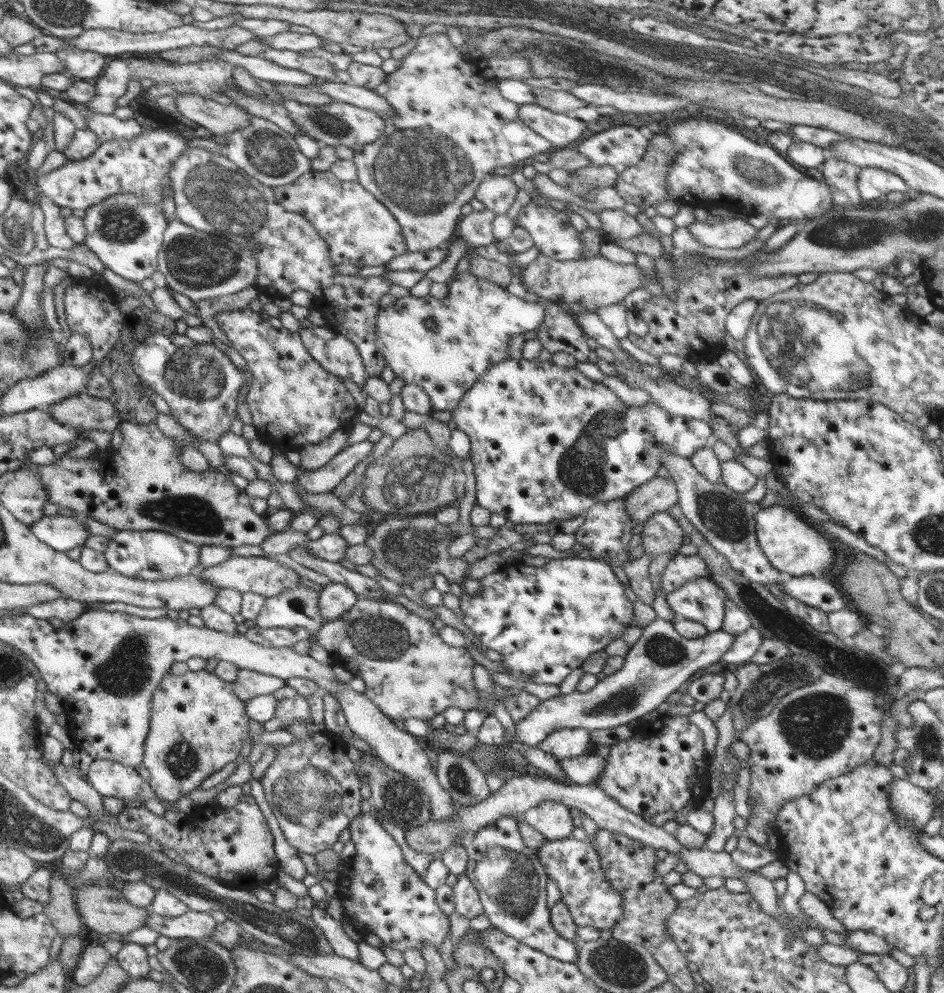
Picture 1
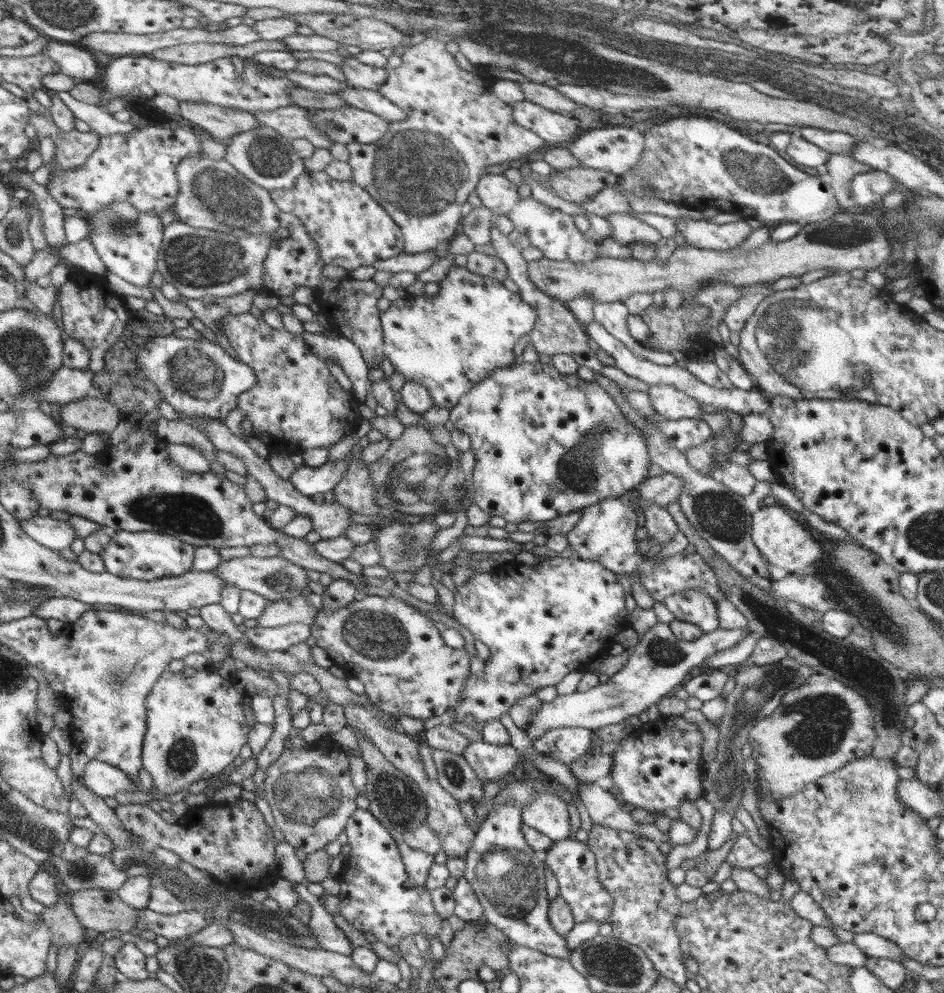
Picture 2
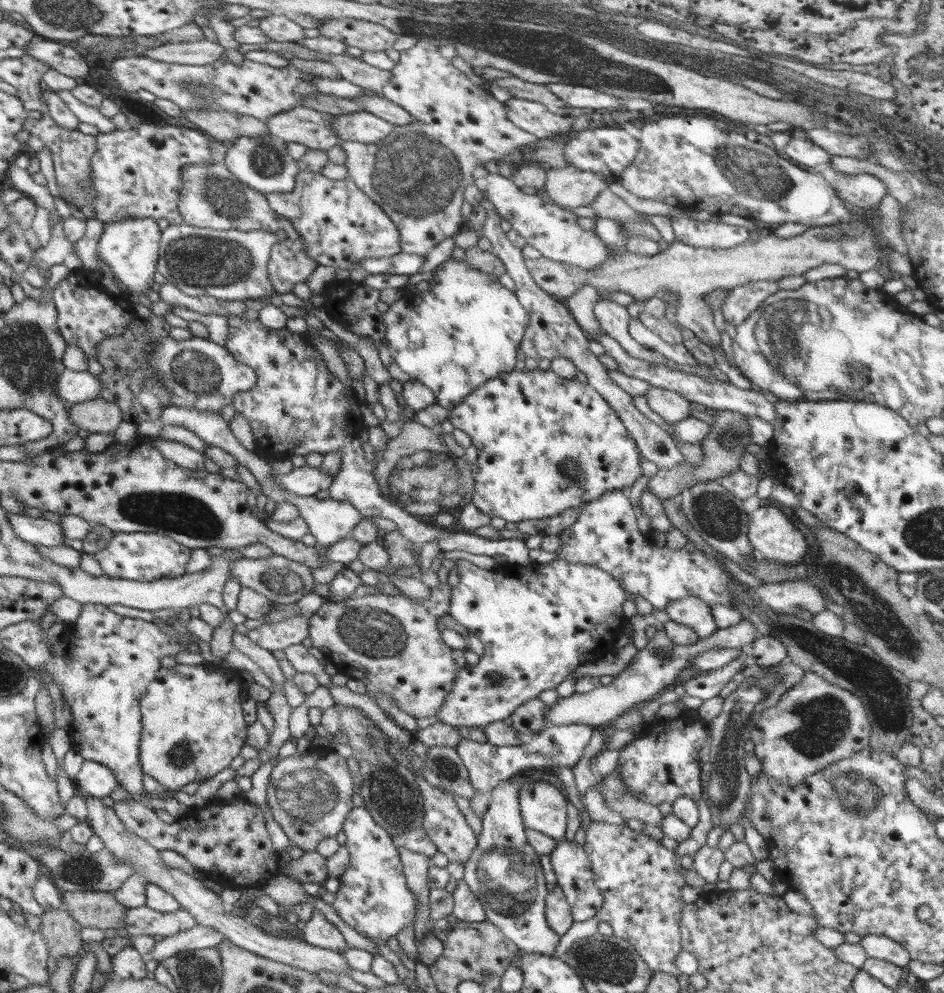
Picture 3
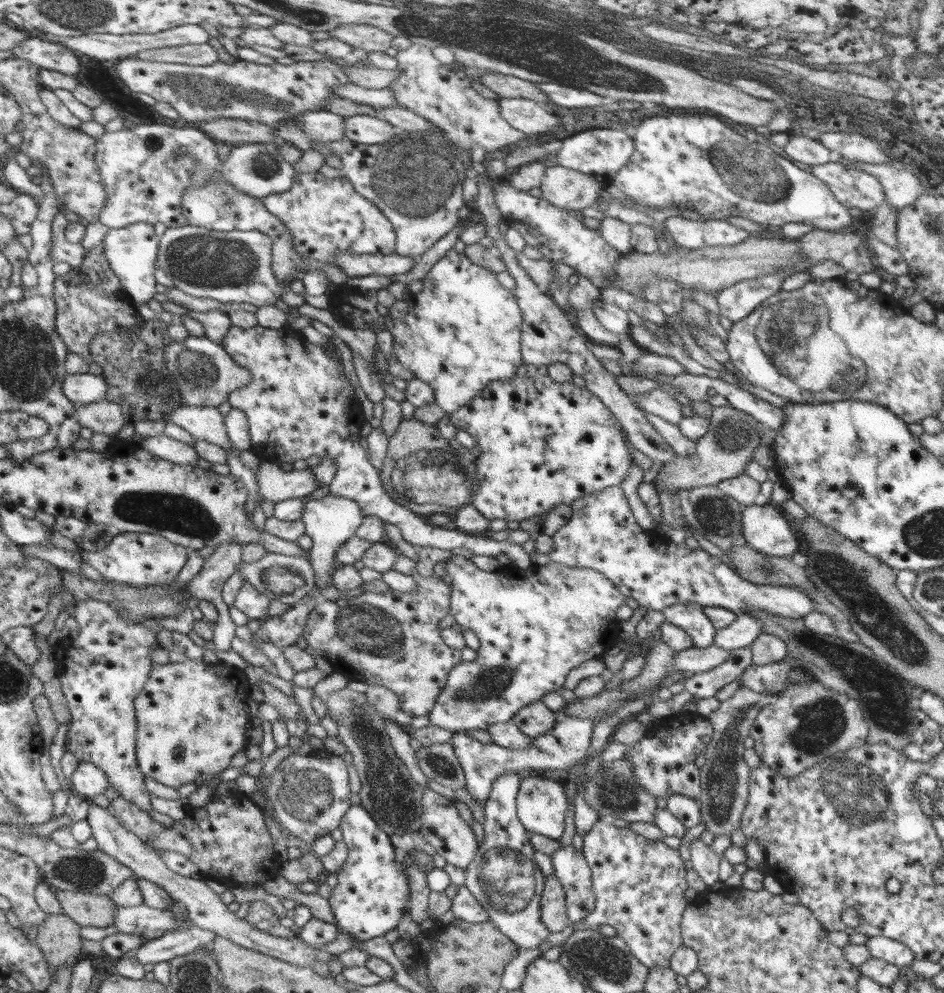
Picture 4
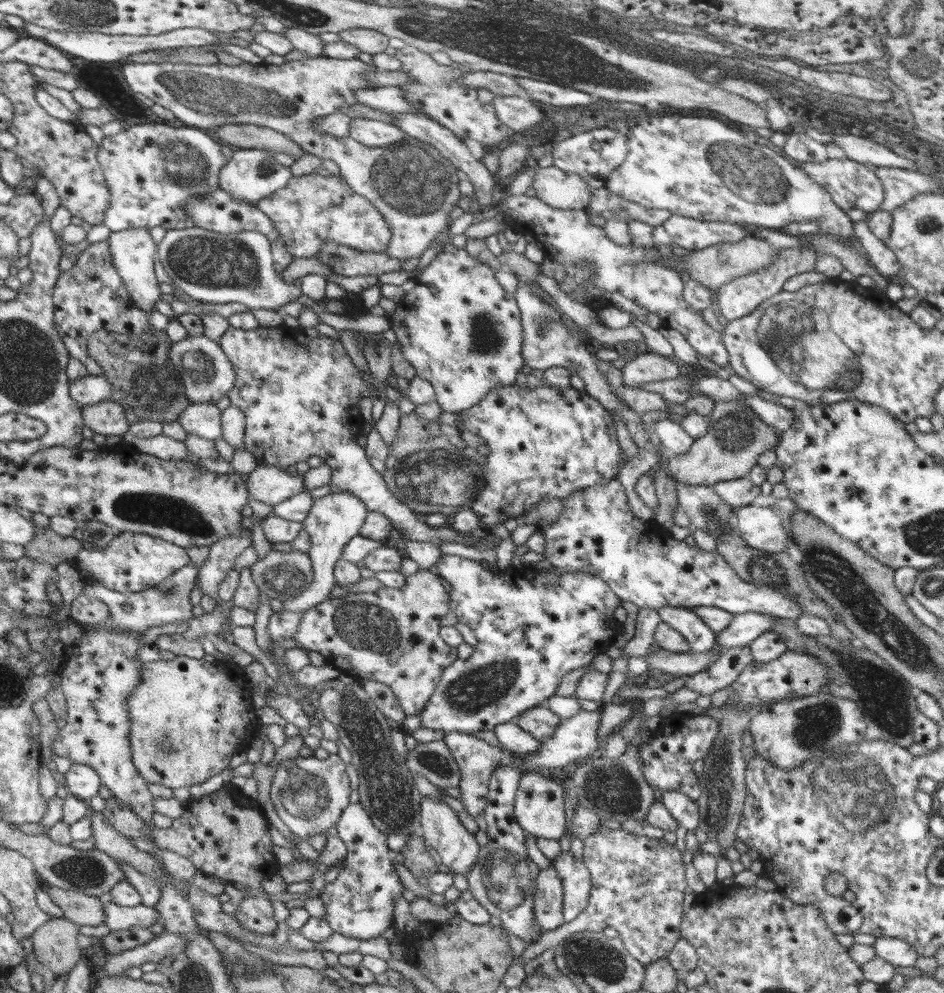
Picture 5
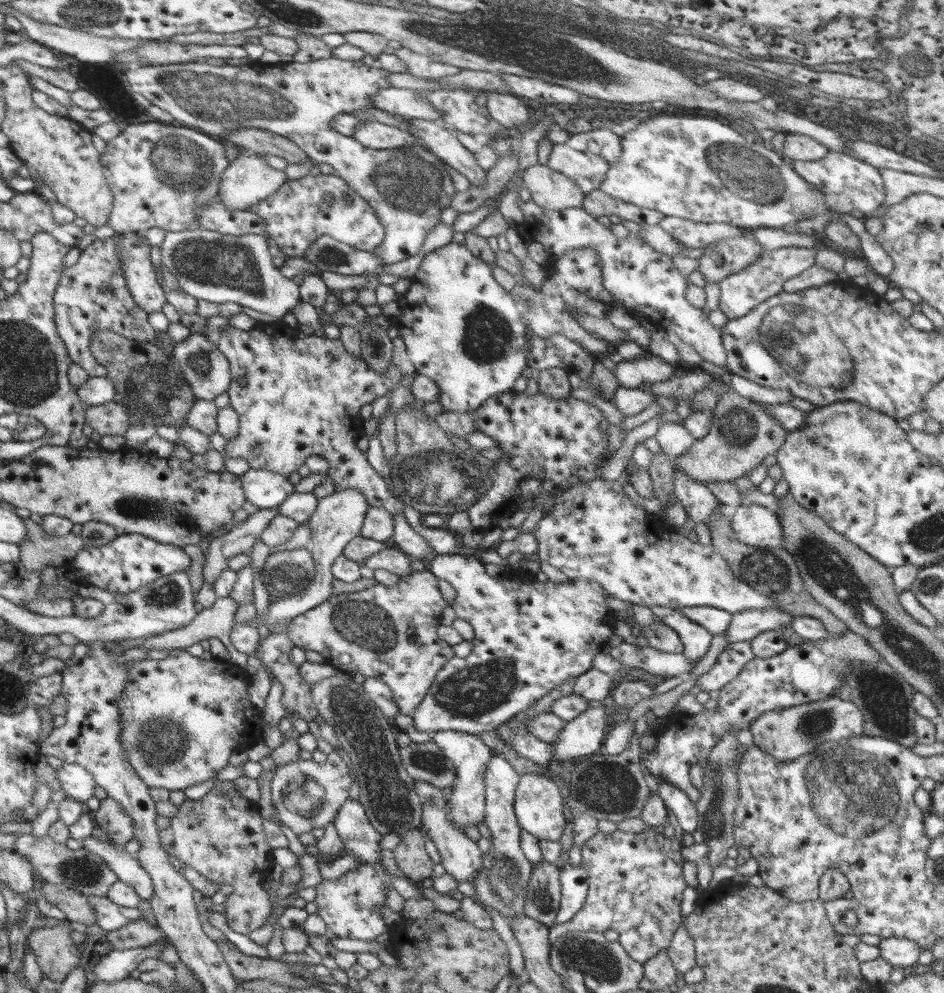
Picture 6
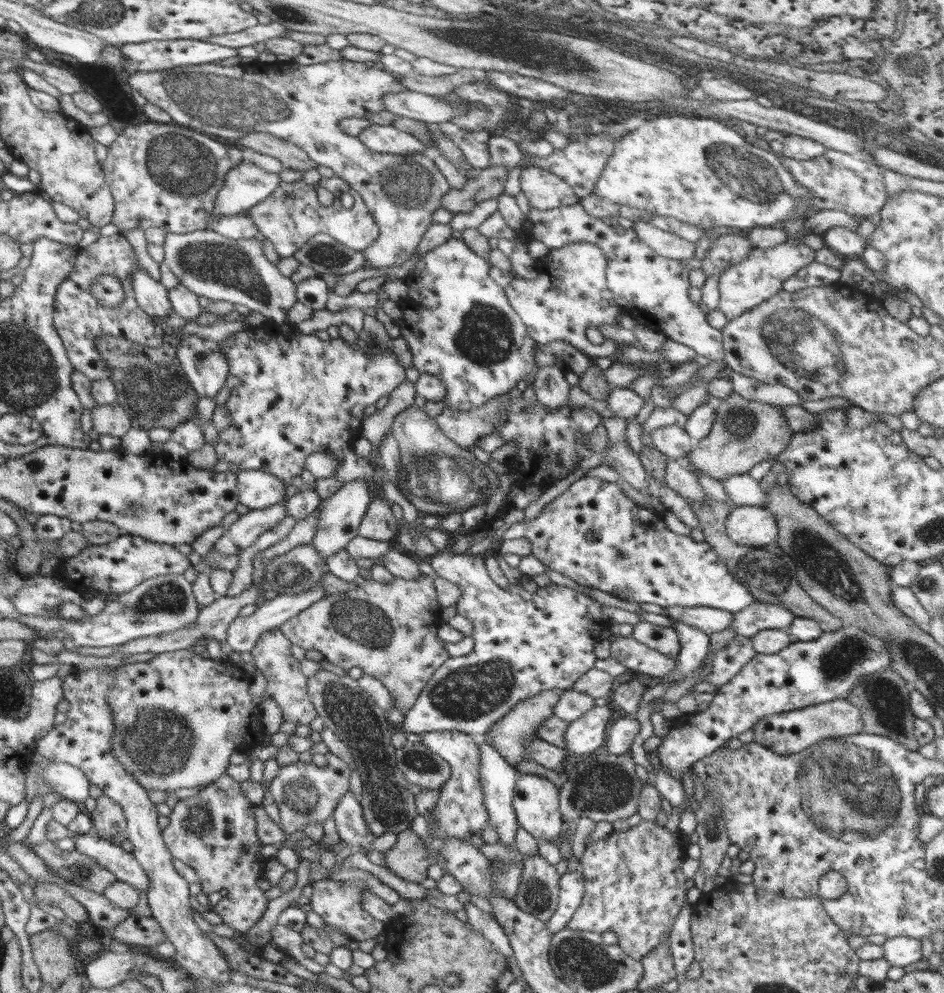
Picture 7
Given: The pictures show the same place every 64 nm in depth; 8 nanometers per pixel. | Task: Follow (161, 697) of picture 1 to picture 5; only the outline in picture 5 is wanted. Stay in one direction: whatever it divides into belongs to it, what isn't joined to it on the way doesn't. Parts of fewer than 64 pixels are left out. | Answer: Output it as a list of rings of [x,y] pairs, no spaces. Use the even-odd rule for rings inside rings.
[[[176,655],[173,660],[158,660],[140,663],[140,681],[138,685],[132,689],[132,693],[128,695],[126,699],[126,707],[128,711],[128,741],[131,751],[131,760],[133,766],[138,770],[141,778],[146,780],[146,783],[162,785],[170,789],[178,789],[184,787],[192,787],[193,785],[201,784],[210,779],[211,777],[222,773],[225,769],[228,769],[229,763],[235,753],[240,751],[242,744],[242,736],[245,735],[249,720],[238,719],[238,698],[236,698],[236,690],[242,686],[238,684],[236,688],[230,688],[230,686],[216,686],[218,684],[218,678],[222,672],[222,664],[216,664],[206,661],[205,659],[196,659],[184,655]]]

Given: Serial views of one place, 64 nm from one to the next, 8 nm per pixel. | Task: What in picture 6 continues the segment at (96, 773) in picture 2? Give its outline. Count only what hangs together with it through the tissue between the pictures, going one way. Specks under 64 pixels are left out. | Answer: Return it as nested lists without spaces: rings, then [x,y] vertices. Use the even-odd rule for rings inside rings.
[[[64,763],[56,770],[56,780],[60,783],[58,789],[64,791],[67,798],[86,803],[94,796],[97,786],[91,775],[82,766]]]

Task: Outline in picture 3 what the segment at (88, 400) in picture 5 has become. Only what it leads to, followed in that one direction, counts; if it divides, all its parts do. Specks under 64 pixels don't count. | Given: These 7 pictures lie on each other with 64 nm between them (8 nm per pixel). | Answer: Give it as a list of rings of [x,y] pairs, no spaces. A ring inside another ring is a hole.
[[[65,369],[56,386],[58,397],[69,403],[96,400],[102,392],[102,382],[90,372],[75,372]]]

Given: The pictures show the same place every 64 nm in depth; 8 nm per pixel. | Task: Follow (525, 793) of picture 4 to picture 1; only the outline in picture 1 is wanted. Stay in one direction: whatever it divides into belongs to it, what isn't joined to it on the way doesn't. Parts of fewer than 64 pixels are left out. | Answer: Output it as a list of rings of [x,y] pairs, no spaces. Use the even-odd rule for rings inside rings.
[[[544,800],[526,810],[522,817],[530,826],[543,834],[547,841],[562,840],[573,836],[574,824],[570,809],[571,807],[564,803]]]

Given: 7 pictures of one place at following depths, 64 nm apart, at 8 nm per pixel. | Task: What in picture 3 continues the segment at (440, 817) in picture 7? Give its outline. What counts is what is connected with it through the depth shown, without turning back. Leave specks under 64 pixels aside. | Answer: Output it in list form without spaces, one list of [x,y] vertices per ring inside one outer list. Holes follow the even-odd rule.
[[[549,724],[519,746],[494,745],[485,741],[474,742],[460,736],[456,753],[468,772],[470,785],[475,789],[477,796],[492,791],[500,782],[510,779],[517,773],[523,774],[528,769],[551,770],[554,766],[570,766],[572,769],[582,758],[593,732],[594,728],[584,724],[565,726]]]

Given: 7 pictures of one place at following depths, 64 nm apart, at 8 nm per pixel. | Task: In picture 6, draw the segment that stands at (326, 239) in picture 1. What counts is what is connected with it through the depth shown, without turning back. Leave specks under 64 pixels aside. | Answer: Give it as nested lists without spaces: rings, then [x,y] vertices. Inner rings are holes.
[[[320,173],[319,175],[308,174],[298,180],[284,181],[284,184],[268,196],[259,200],[256,206],[249,208],[250,211],[255,212],[260,216],[260,220],[264,220],[263,226],[268,237],[278,246],[280,252],[284,257],[302,257],[306,249],[308,249],[314,240],[318,239],[318,236],[326,234],[348,247],[356,250],[363,250],[365,252],[372,253],[384,239],[384,230],[380,225],[380,220],[376,216],[376,212],[372,210],[372,207],[360,196],[356,191],[352,190],[348,183],[340,176],[325,175]],[[324,194],[330,194],[332,201],[326,203],[323,199]],[[350,196],[352,203],[347,204],[344,198]]]

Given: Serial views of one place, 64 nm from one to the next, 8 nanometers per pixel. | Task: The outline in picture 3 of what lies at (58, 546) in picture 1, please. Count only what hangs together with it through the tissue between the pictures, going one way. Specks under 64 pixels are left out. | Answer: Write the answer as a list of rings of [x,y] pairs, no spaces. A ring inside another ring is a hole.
[[[5,511],[5,516],[12,532],[30,544],[42,546],[60,546],[62,541],[69,540],[62,534],[60,524],[41,518],[30,518],[21,514]]]

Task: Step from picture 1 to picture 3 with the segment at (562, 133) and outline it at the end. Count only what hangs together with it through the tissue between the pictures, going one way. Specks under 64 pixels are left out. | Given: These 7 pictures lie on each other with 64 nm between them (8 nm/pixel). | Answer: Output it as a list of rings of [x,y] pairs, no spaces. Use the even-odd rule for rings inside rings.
[[[510,98],[503,103],[503,106],[506,118],[514,126],[533,134],[538,139],[555,139],[560,132],[570,131],[569,117],[550,112],[548,107],[540,102]]]

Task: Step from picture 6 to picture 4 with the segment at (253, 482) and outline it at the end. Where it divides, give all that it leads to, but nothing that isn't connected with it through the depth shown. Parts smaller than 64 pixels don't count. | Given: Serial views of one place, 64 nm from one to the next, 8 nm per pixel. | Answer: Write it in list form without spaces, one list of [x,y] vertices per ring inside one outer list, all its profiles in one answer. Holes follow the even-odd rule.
[[[263,460],[256,471],[258,494],[266,502],[282,502],[291,498],[309,496],[320,487],[311,468],[286,471],[273,462]]]

